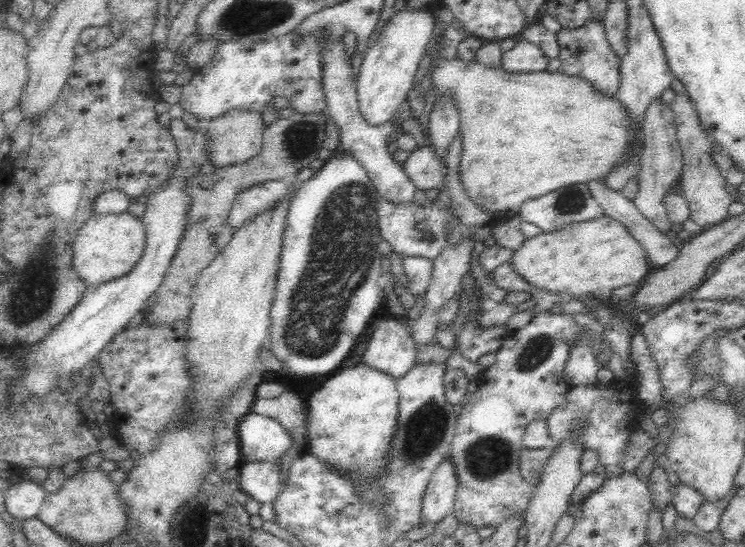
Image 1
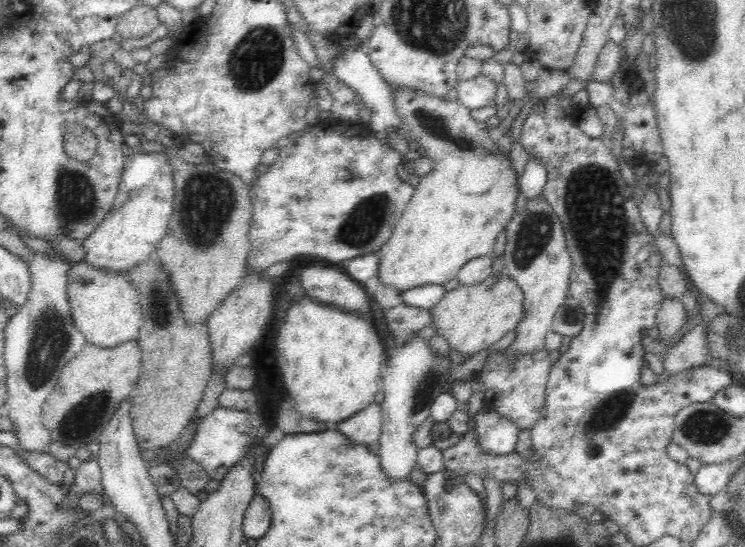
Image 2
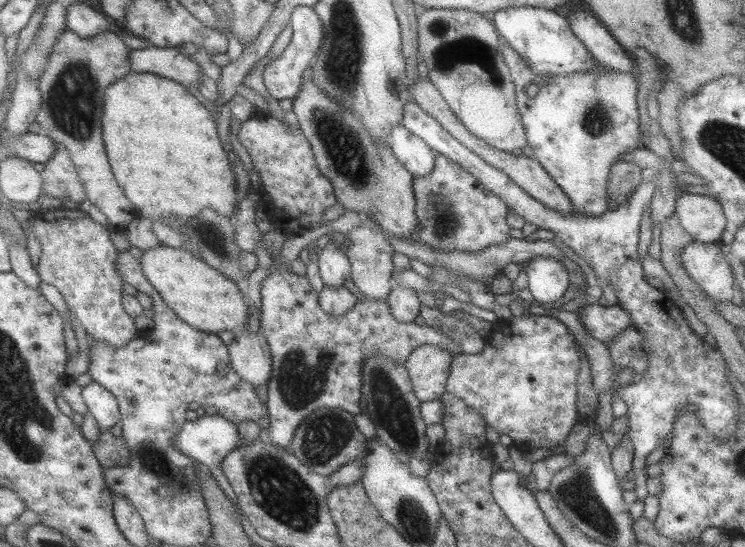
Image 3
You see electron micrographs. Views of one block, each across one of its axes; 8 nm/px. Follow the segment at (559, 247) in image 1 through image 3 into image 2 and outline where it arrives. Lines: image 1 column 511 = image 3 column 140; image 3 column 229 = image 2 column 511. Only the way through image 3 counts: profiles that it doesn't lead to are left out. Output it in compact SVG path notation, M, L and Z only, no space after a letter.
M506 274L490 275L474 286L460 284L445 295L429 311L431 326L437 336L443 338L449 350L471 356L480 350L489 349L495 342L513 331L522 320L523 294L518 285Z

